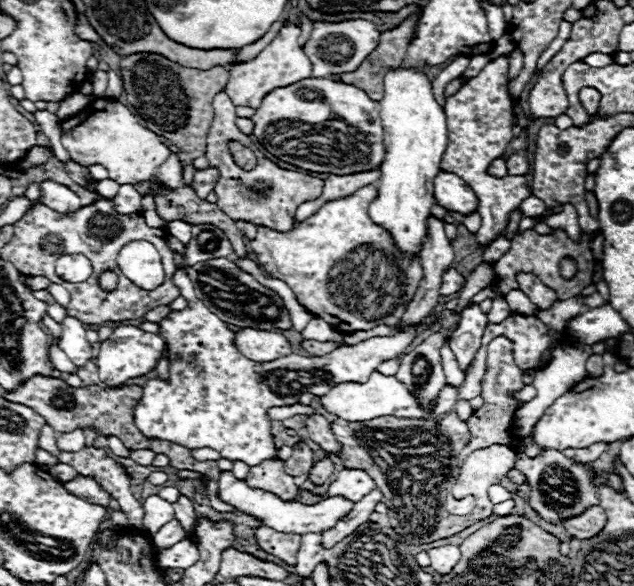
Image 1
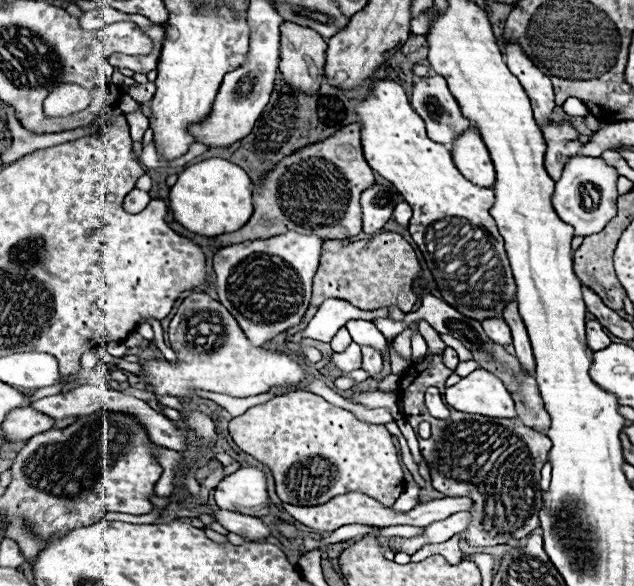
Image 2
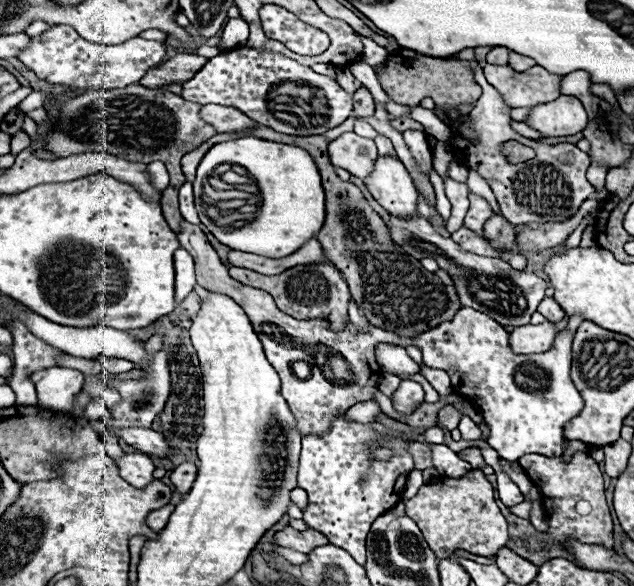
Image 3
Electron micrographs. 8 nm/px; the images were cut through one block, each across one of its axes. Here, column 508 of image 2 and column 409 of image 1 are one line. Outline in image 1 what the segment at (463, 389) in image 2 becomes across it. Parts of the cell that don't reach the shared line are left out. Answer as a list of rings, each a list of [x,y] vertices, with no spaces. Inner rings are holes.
[[[374,372],[366,384],[344,382],[336,384],[328,394],[320,396],[320,404],[334,416],[348,422],[372,420],[378,416],[396,416],[396,418],[422,418],[424,412],[418,408],[418,402],[410,392],[396,380],[396,376],[384,376]]]

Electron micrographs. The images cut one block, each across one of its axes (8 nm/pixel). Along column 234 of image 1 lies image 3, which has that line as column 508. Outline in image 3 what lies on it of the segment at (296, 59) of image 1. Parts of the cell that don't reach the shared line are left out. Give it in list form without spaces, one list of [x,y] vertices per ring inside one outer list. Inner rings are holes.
[[[486,64],[484,74],[486,74],[486,80],[502,94],[504,102],[510,104],[512,108],[530,108],[530,106],[536,106],[536,104],[542,104],[542,102],[556,100],[560,96],[560,82],[564,78],[560,74],[548,72],[542,66],[532,66],[532,68],[524,70],[524,72],[516,72],[510,66],[492,66],[492,64]]]

